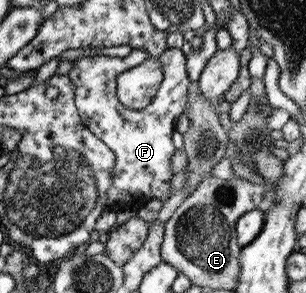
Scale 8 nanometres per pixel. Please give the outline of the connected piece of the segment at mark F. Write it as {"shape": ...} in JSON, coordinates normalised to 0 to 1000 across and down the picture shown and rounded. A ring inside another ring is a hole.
{"shape":[[[556,164],[520,188],[520,215],[533,270],[507,328],[477,365],[454,375],[418,372],[379,338],[379,259],[405,242],[458,222],[480,198],[480,181],[461,167],[435,167],[405,195],[356,195],[346,188],[288,188],[242,208],[216,256],[242,297],[242,352],[268,427],[307,457],[376,529],[369,601],[359,638],[346,648],[350,710],[386,720],[405,700],[464,706],[487,679],[539,686],[556,672],[556,604],[565,584],[556,570],[562,526],[572,522],[569,495],[556,474],[569,447],[569,420],[588,389],[601,386],[611,348],[611,297],[621,283],[608,259],[605,195],[585,167]]]}

